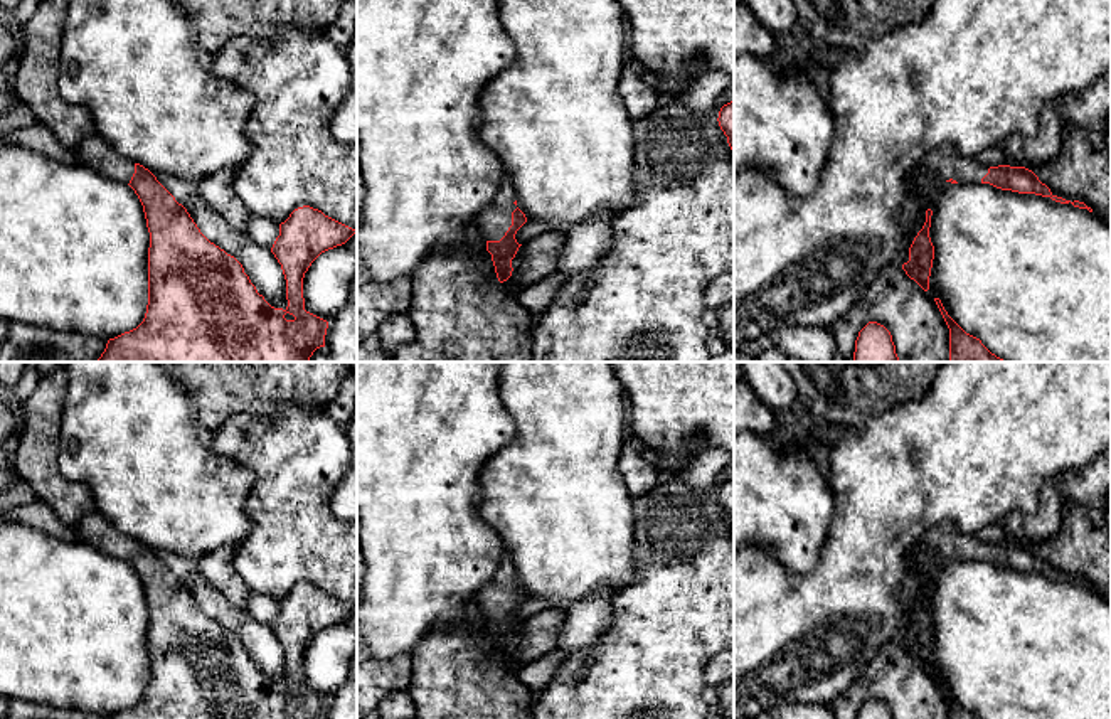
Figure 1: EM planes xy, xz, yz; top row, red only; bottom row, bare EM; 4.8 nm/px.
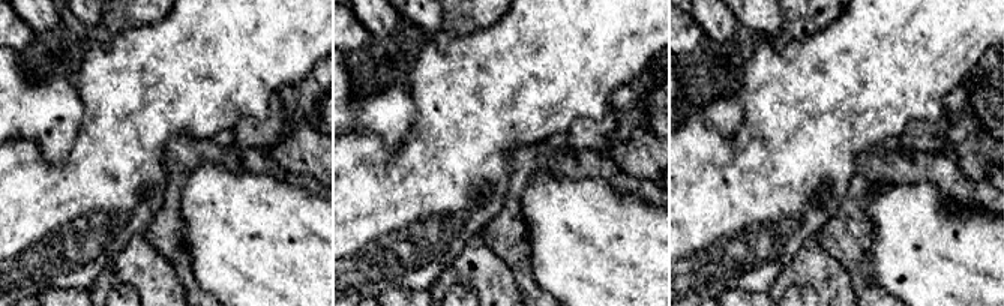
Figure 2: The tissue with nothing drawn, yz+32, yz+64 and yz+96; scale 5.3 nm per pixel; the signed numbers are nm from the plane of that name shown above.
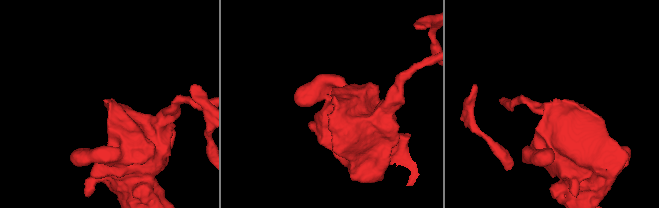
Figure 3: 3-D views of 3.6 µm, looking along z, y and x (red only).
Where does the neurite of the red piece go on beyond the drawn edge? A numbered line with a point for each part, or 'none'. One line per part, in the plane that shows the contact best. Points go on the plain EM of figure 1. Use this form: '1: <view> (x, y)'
1: xz (495, 596)

